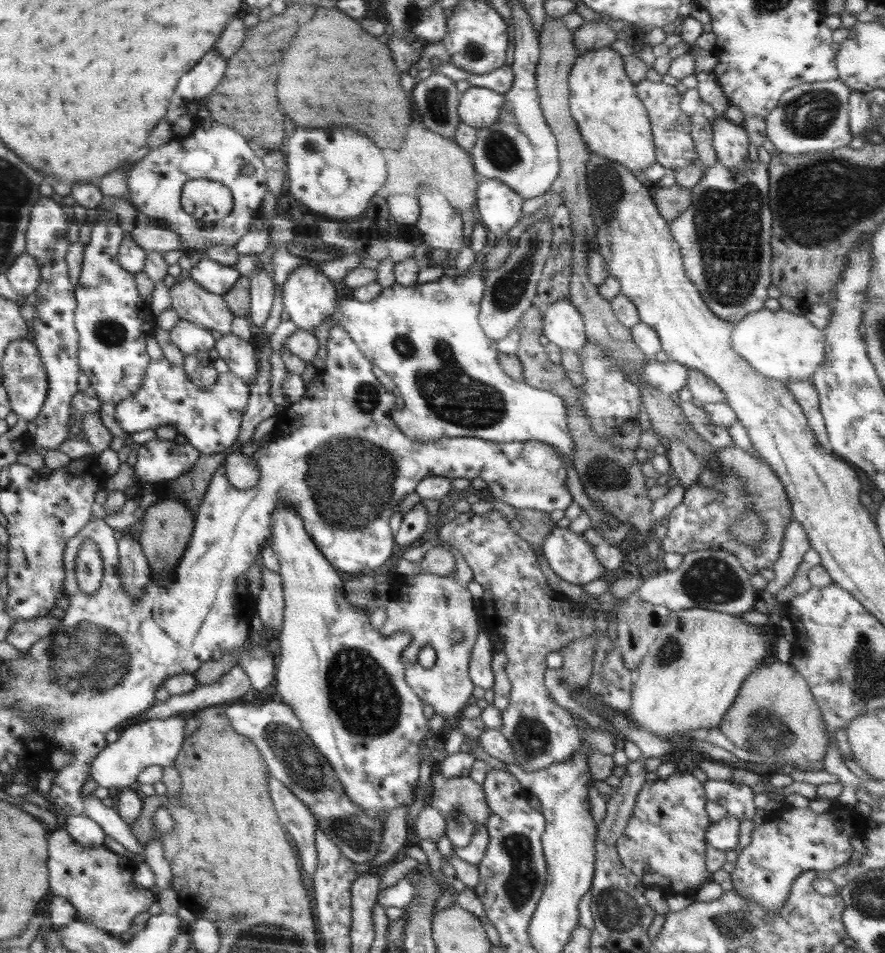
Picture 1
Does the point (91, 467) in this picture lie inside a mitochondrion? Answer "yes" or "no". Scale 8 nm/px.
no

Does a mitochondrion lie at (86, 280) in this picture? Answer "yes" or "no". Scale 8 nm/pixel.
no

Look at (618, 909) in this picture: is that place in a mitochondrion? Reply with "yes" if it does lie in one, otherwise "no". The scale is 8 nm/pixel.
yes

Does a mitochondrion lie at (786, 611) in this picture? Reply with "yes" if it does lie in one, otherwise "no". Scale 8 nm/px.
no

